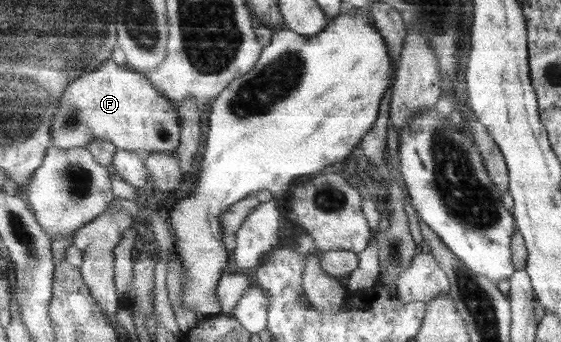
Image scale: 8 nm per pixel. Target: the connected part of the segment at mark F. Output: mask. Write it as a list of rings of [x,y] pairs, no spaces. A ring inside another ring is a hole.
[[[109,59],[96,71],[85,73],[69,85],[61,98],[61,106],[54,116],[51,130],[54,146],[60,149],[87,147],[93,139],[103,139],[111,141],[120,149],[145,156],[154,152],[177,151],[181,145],[182,126],[178,107],[154,87],[146,74],[136,72],[127,65],[118,65]]]

